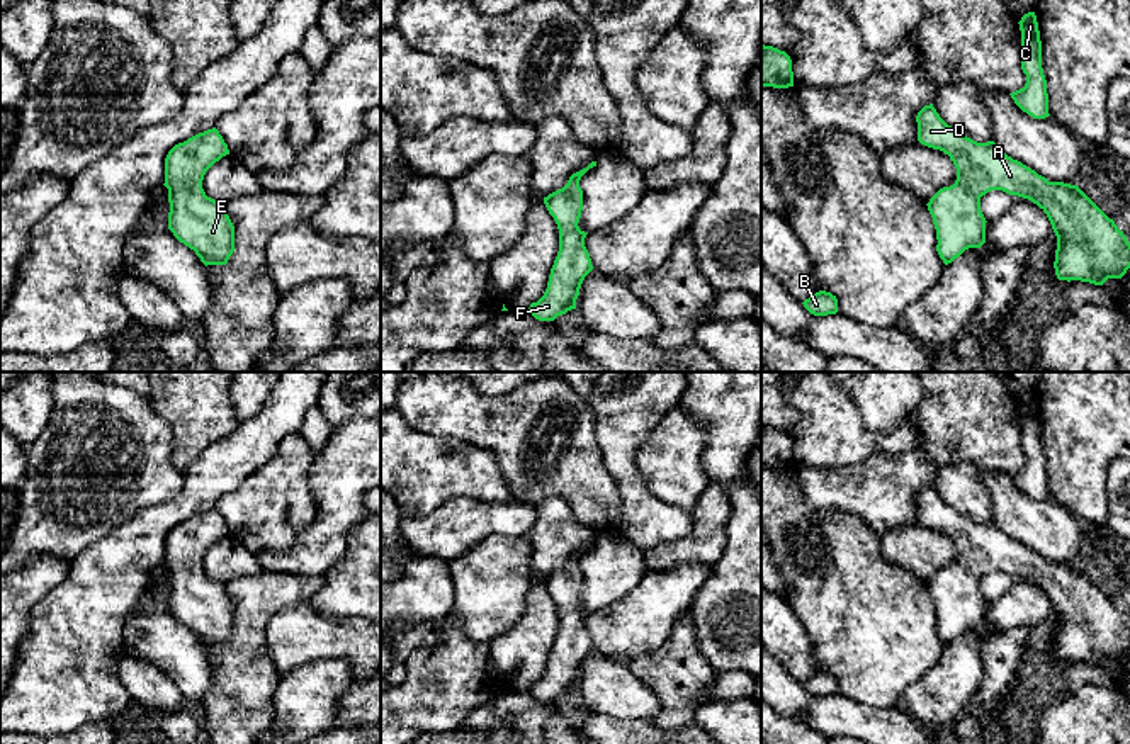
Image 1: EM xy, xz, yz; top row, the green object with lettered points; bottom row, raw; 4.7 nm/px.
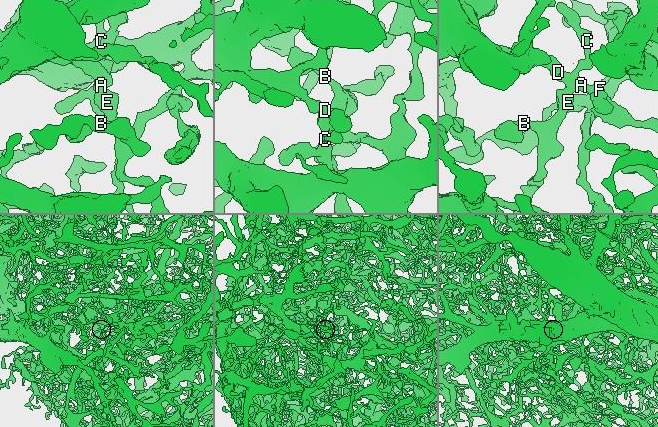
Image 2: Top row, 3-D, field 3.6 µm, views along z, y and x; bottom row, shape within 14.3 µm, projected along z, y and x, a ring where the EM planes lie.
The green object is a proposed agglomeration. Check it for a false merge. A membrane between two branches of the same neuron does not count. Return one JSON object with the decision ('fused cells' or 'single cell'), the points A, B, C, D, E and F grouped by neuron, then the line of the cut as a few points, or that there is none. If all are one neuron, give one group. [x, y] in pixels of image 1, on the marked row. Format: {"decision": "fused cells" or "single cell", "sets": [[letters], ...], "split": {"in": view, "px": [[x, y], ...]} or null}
{"decision": "single cell", "sets": [["A", "B", "C", "D", "E", "F"]], "split": null}

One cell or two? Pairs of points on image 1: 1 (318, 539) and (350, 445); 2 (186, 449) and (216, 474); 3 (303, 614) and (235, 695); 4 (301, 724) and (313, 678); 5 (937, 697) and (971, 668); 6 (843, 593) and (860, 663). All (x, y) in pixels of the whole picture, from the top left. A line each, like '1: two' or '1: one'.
1: one
2: two
3: two
4: one
5: one
6: one

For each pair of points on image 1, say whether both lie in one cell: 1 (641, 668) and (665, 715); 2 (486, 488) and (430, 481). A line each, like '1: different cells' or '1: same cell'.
1: same cell
2: same cell

